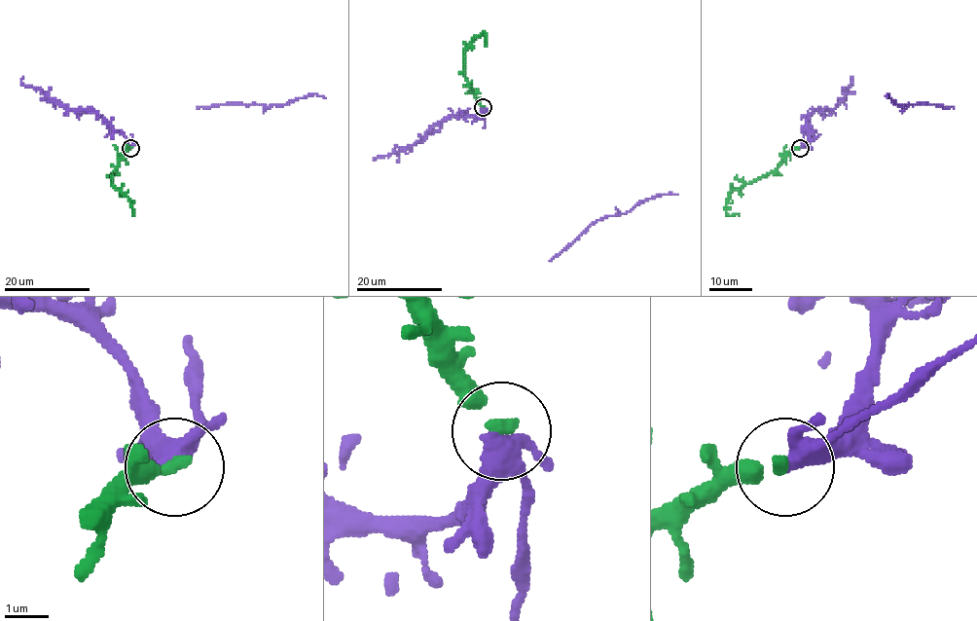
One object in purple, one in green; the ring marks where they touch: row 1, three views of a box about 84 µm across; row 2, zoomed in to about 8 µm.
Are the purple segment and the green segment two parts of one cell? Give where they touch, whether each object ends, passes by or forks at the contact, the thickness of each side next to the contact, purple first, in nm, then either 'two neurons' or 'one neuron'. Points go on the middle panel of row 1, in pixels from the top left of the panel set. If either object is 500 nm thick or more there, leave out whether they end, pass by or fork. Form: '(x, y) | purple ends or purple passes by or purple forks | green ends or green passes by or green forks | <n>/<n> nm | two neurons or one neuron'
(483, 107) | purple forks | green ends | 320/280 nm | one neuron

